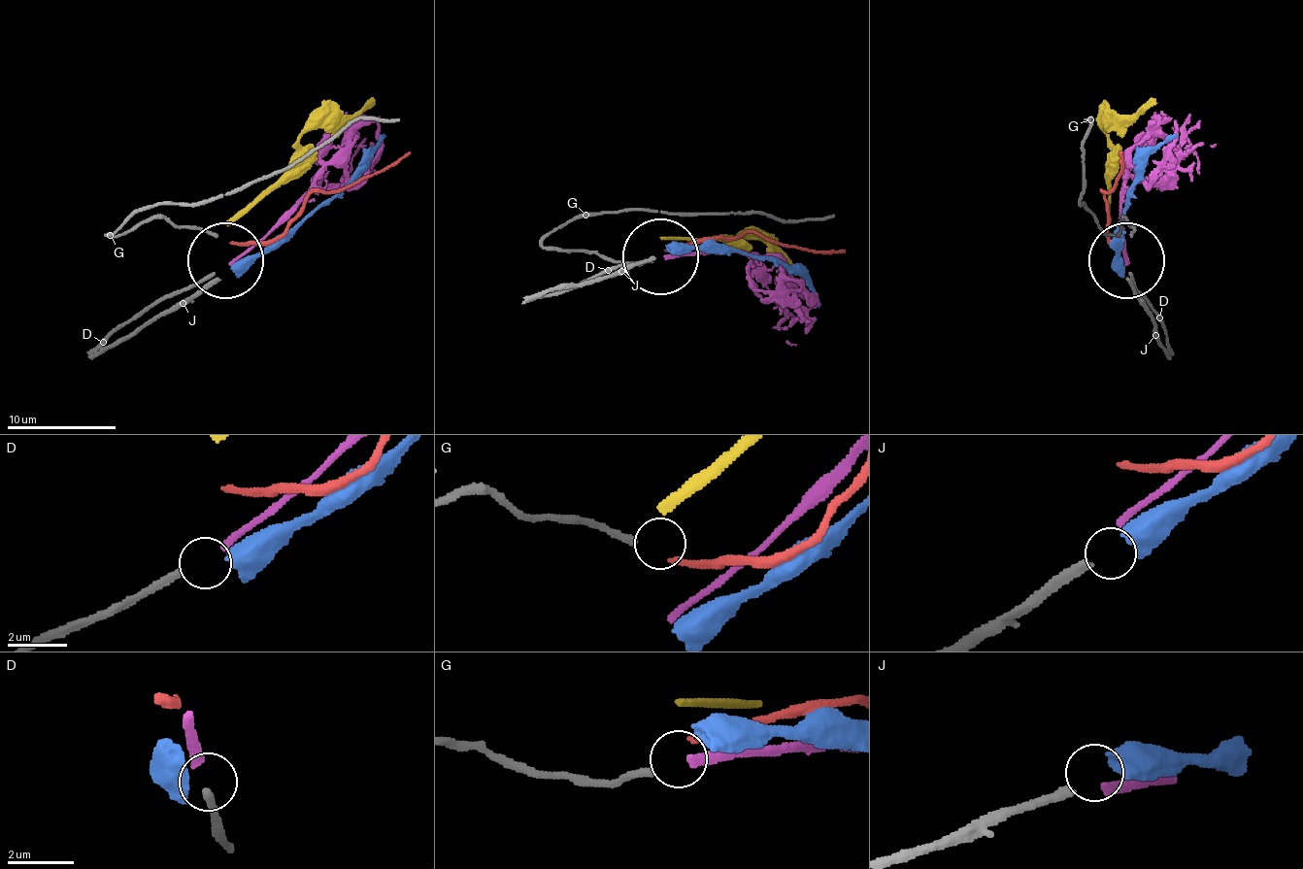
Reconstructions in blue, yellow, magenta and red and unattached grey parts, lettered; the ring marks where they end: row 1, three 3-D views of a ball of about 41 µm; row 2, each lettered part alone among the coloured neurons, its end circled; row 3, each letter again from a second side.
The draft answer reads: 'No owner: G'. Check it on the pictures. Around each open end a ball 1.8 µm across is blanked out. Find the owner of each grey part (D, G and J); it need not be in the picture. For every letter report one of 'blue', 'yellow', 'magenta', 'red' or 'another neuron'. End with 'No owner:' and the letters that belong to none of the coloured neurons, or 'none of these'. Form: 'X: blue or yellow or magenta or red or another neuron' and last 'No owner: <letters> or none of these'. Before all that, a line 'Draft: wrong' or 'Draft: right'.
Draft: right
D: magenta
G: another neuron
J: blue
No owner: G

